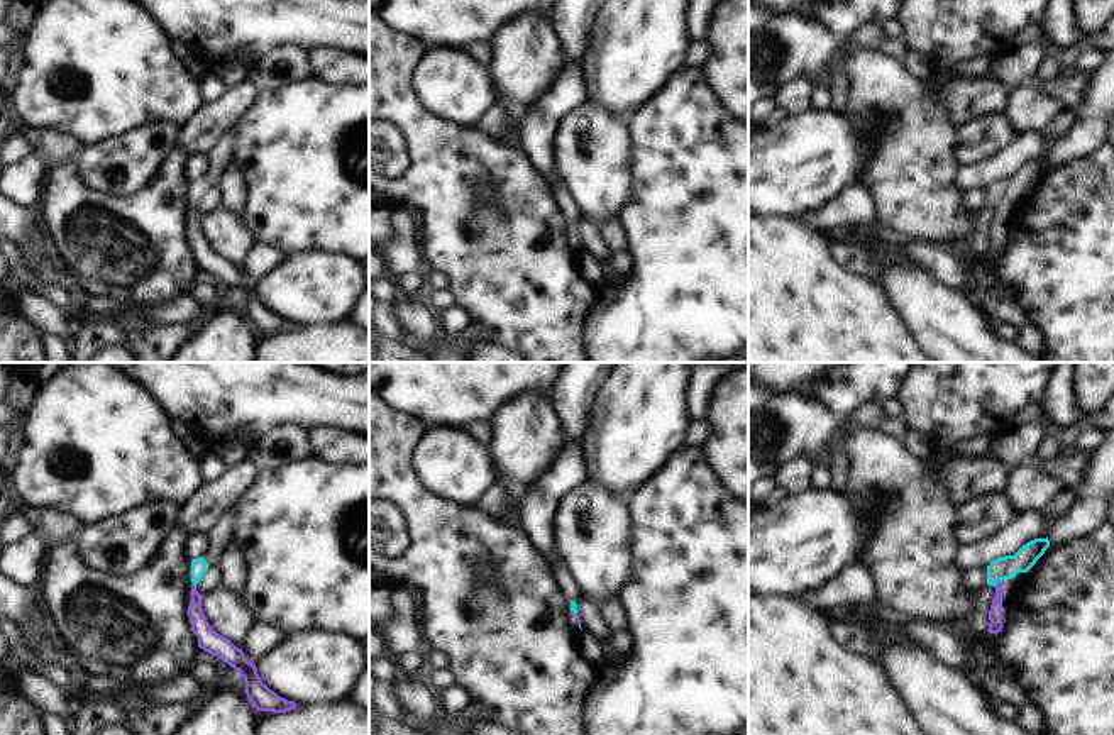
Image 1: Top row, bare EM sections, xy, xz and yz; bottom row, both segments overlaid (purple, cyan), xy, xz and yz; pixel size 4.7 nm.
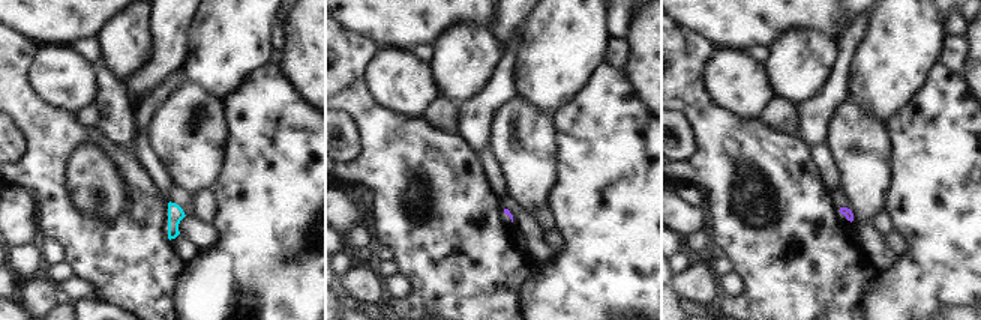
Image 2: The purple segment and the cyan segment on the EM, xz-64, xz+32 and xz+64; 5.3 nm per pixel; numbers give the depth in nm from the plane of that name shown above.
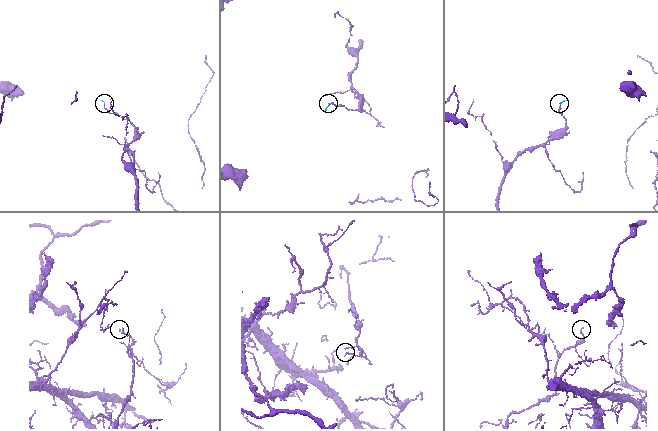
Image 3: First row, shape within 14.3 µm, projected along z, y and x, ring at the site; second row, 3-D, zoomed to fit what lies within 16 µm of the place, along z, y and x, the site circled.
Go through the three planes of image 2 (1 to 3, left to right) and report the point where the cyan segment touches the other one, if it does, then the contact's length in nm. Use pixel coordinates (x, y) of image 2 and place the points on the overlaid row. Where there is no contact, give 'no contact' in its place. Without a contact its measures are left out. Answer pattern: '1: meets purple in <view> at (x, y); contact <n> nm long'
1: no contact
2: no contact
3: no contact

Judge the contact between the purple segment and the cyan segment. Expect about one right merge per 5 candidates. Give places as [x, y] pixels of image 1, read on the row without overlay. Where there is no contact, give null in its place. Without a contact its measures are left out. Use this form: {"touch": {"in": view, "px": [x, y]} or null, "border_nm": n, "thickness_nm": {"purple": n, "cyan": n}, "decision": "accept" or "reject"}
{"touch": {"in": "yz", "px": [998, 204]}, "border_nm": 50, "thickness_nm": {"purple": 60, "cyan": 110}, "decision": "accept"}

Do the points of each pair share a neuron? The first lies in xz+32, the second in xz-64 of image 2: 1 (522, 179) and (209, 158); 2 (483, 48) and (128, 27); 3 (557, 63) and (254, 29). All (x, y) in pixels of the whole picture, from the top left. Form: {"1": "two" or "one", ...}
{"1": "one", "2": "one", "3": "one"}

